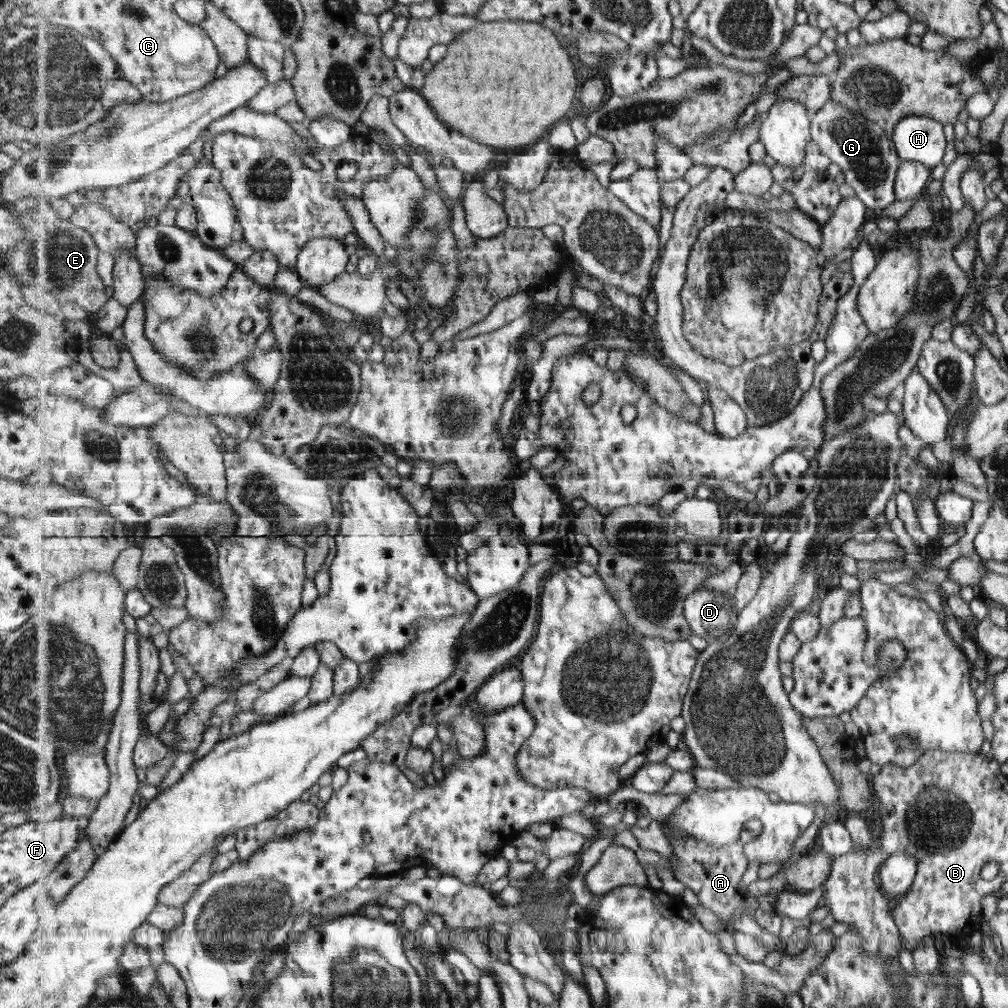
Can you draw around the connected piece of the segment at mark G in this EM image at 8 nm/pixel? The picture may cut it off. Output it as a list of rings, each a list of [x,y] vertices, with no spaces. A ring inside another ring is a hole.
[[[831,99],[823,108],[812,115],[812,140],[832,159],[833,163],[839,165],[842,170],[847,168],[845,181],[855,189],[856,196],[863,200],[869,209],[879,209],[881,211],[897,200],[893,184],[901,160],[896,155],[892,139],[885,135],[880,124],[869,120],[861,111],[855,111]]]

